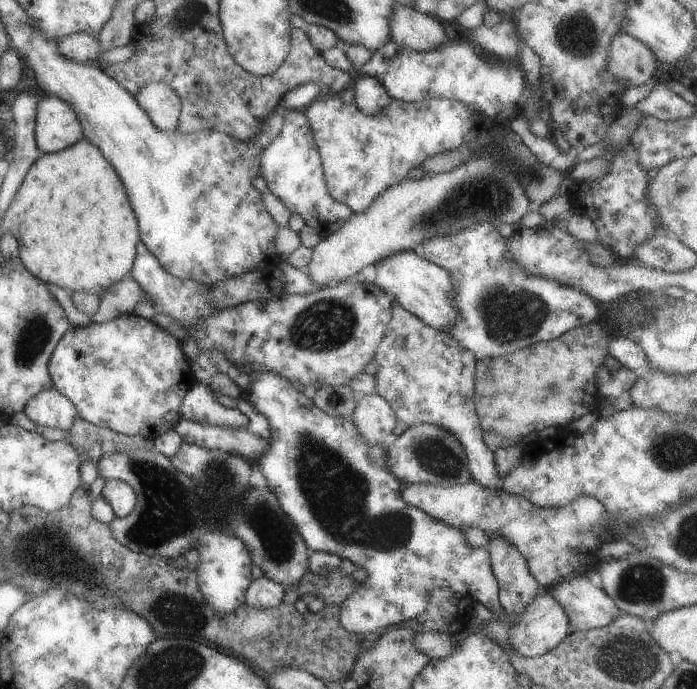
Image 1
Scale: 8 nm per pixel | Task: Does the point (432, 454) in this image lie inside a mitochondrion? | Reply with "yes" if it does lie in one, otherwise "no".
yes

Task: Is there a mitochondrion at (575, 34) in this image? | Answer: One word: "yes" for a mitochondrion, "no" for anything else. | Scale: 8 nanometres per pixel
yes

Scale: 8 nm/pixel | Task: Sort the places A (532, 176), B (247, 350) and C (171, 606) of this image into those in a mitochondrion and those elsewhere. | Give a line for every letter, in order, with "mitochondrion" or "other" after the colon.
A: mitochondrion
B: other
C: mitochondrion

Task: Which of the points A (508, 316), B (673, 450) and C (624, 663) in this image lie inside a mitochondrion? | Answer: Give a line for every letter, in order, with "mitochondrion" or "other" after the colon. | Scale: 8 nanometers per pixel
A: mitochondrion
B: mitochondrion
C: mitochondrion

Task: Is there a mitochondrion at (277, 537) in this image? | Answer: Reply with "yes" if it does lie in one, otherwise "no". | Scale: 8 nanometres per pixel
yes

